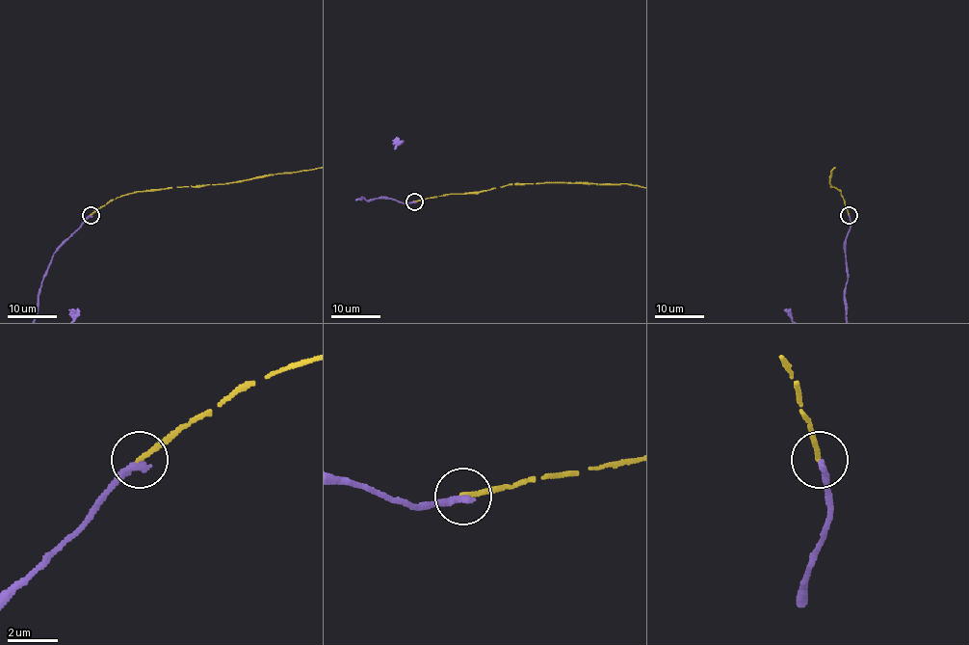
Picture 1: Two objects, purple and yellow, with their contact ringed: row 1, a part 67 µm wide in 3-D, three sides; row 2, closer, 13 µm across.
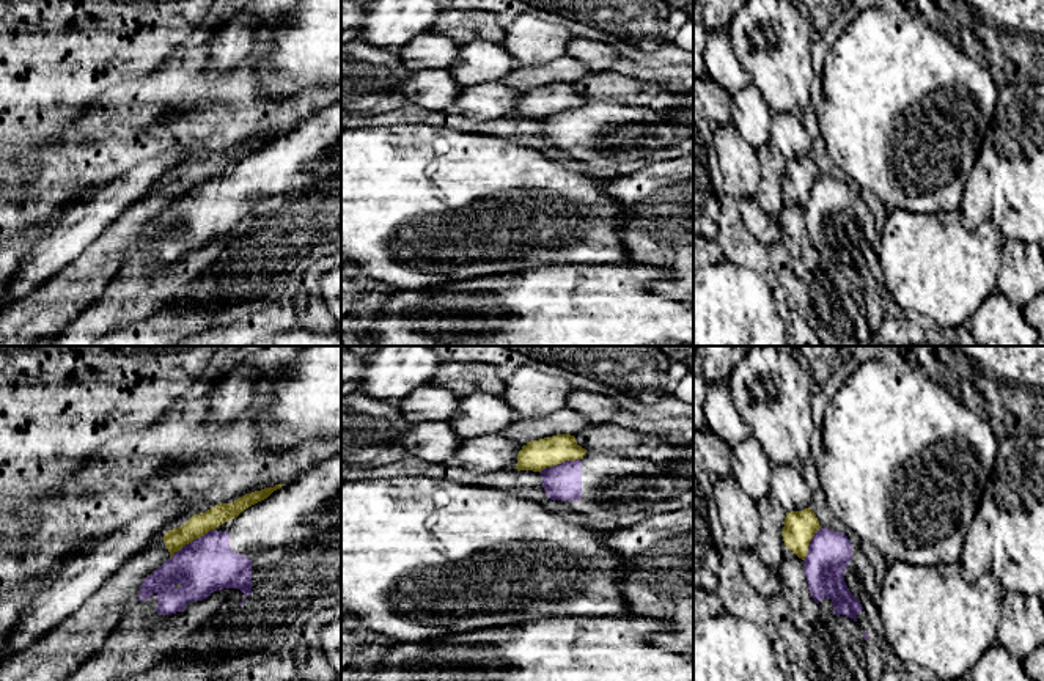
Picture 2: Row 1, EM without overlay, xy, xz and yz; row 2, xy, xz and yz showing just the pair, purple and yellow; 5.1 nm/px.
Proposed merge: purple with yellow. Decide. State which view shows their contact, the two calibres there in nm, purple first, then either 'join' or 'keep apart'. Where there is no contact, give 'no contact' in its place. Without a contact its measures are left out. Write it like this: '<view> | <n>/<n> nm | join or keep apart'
xy | 280/110 nm | keep apart

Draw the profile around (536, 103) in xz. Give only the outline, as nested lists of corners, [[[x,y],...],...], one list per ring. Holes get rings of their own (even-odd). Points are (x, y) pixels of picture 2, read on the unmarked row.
[[[557,82],[539,88],[531,88],[517,102],[517,118],[541,120],[546,115],[558,113],[564,109],[583,107],[586,101],[571,82]]]

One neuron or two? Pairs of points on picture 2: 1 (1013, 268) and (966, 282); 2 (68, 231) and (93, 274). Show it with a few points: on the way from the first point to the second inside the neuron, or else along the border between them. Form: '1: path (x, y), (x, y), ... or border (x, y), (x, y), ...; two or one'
1: border (1003, 241), (996, 290); two
2: border (107, 227), (54, 277); two

